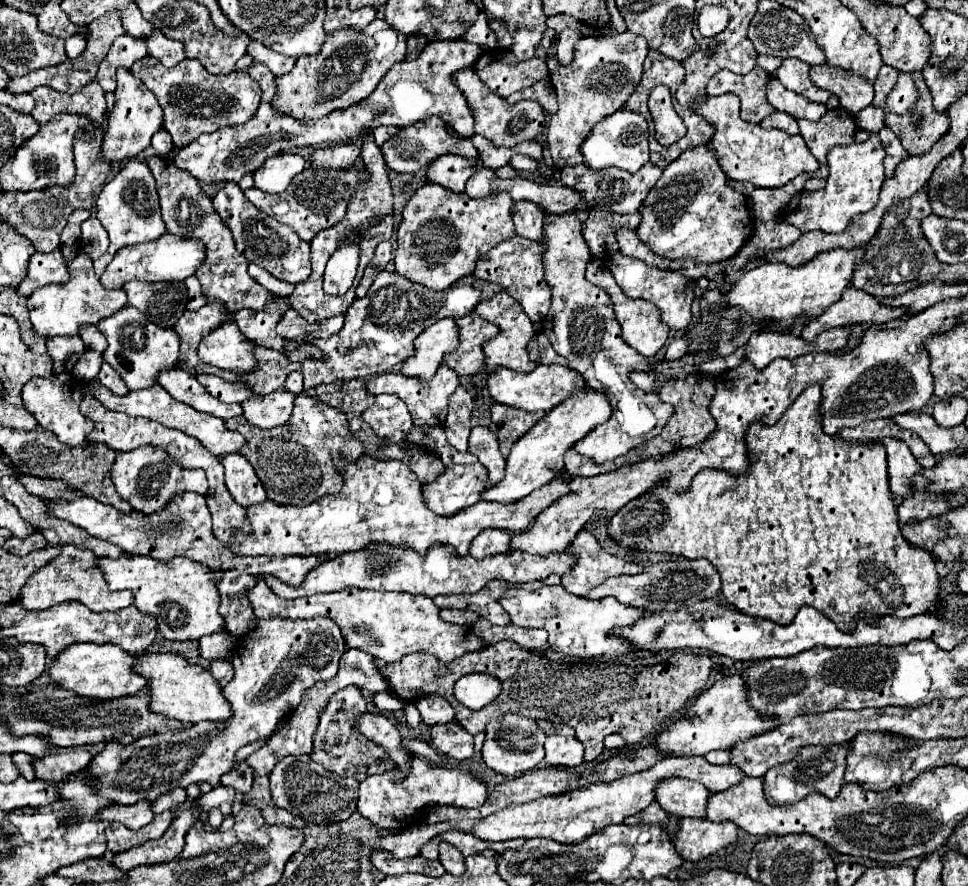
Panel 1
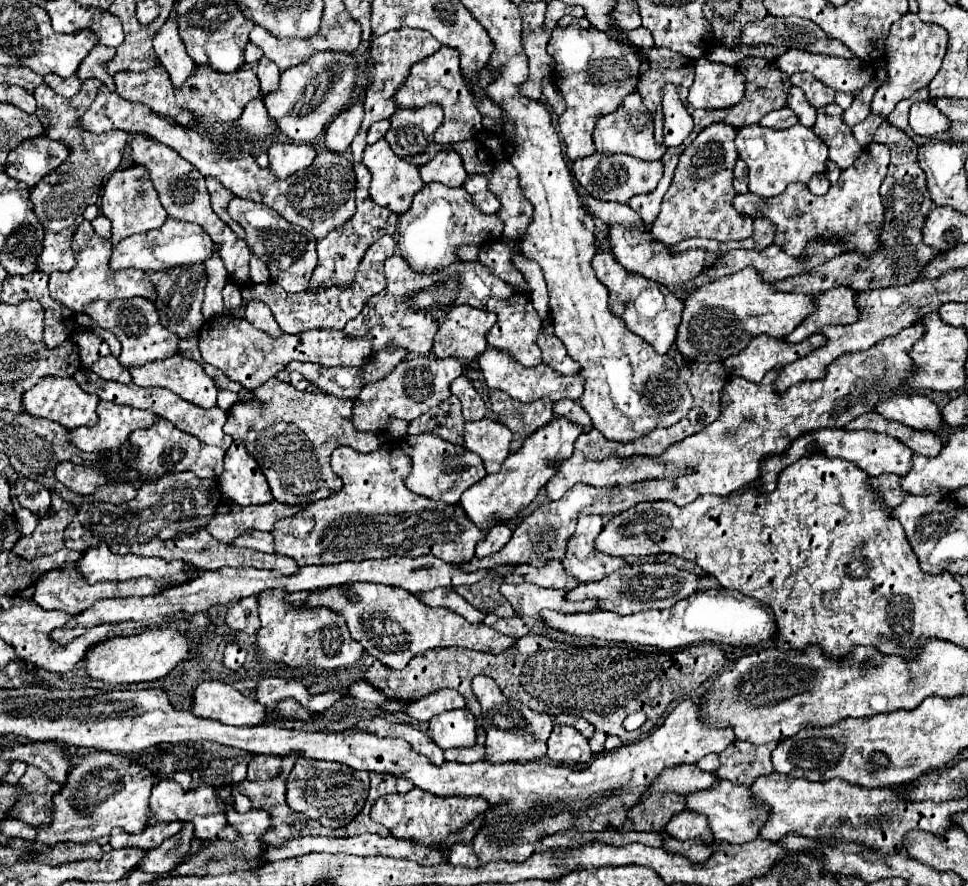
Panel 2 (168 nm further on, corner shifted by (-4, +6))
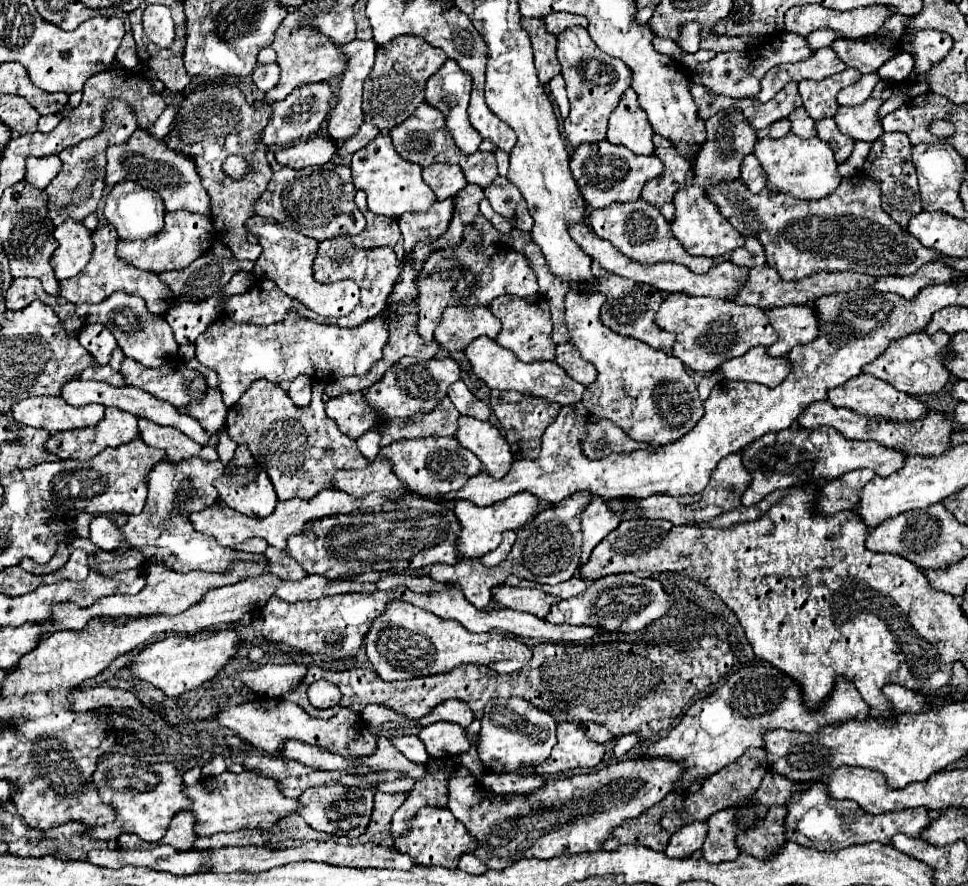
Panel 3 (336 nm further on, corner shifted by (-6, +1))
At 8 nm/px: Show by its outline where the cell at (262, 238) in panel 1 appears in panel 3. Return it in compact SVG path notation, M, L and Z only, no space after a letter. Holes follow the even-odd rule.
M261 216L249 218L249 222L245 222L245 228L249 234L253 234L259 240L259 244L263 248L261 256L255 260L255 270L253 270L255 278L273 280L289 298L299 300L301 304L305 304L307 308L311 308L313 312L317 312L321 316L339 318L339 316L349 314L357 306L359 290L353 280L349 280L347 284L339 284L339 294L337 294L337 284L317 284L315 282L313 260L315 260L317 246L319 246L317 240L307 238L295 230L287 230L273 220L265 222L265 218L261 218Z

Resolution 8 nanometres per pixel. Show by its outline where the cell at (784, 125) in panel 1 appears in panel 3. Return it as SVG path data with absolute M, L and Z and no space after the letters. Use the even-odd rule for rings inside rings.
M783 118L783 120L777 120L763 130L757 130L757 136L759 138L783 138L789 132L791 132L791 122L787 118Z

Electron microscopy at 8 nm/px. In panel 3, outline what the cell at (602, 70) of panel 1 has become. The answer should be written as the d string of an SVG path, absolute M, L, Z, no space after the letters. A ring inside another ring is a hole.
M573 26L559 34L557 38L557 60L563 66L565 88L571 102L571 112L563 120L563 132L567 142L577 148L585 142L601 142L605 140L607 120L611 112L617 108L621 94L631 88L631 70L629 66L613 56L607 56L595 42L589 38L587 28Z

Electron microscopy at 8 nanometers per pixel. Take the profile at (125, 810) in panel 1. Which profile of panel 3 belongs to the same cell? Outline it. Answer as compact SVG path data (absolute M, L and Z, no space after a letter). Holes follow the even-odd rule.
M243 770L241 774L223 772L223 774L215 776L215 778L207 778L207 780L197 782L195 786L185 786L183 792L193 802L191 812L197 818L195 832L199 836L213 836L213 834L219 834L219 832L233 832L233 830L239 830L239 828L271 828L279 818L283 818L285 814L295 812L299 808L297 800L285 798L279 792L277 782L273 778L263 778L263 776L259 776L255 772L247 772L247 770Z

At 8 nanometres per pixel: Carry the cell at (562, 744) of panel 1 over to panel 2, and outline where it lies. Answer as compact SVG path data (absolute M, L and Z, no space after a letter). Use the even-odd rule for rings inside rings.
M555 725L547 741L547 757L563 765L579 765L589 763L593 751L589 747L589 741L577 729Z

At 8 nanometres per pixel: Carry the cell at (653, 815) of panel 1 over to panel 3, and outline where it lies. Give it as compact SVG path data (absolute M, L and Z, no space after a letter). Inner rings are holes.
M669 792L657 806L651 806L641 816L625 820L619 828L615 828L613 834L603 842L603 848L615 850L623 844L641 844L659 852L665 850L671 834L661 826L661 814L665 814L667 810L681 810L683 800L685 794Z

